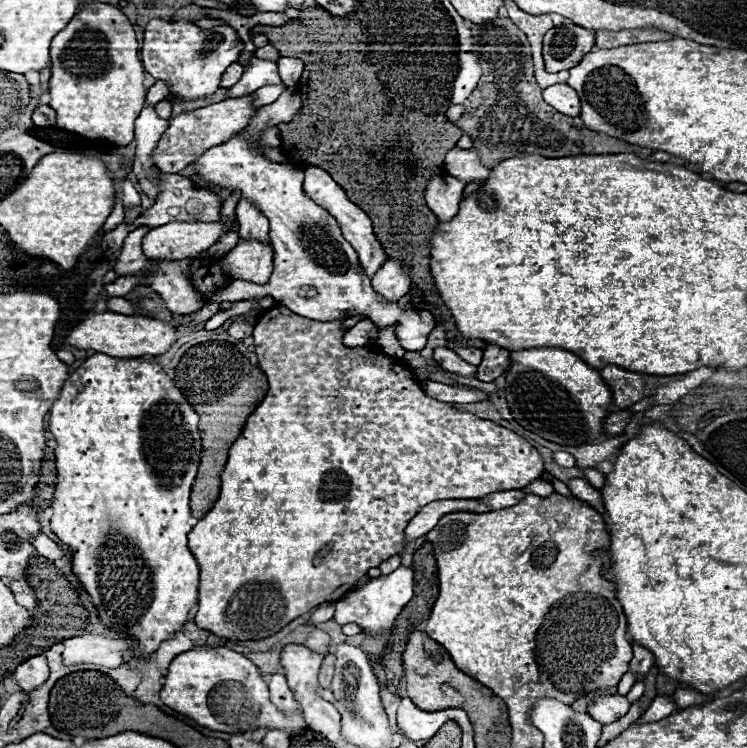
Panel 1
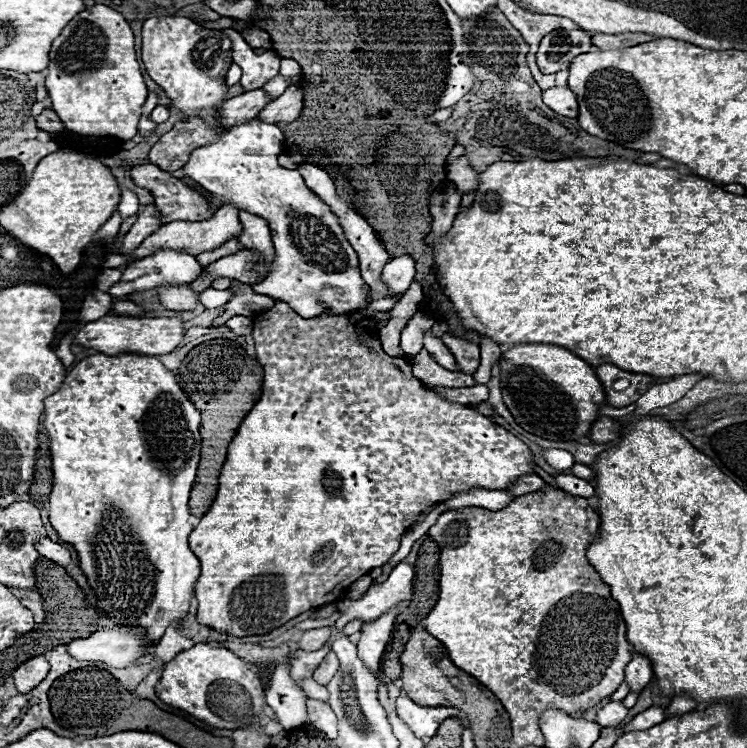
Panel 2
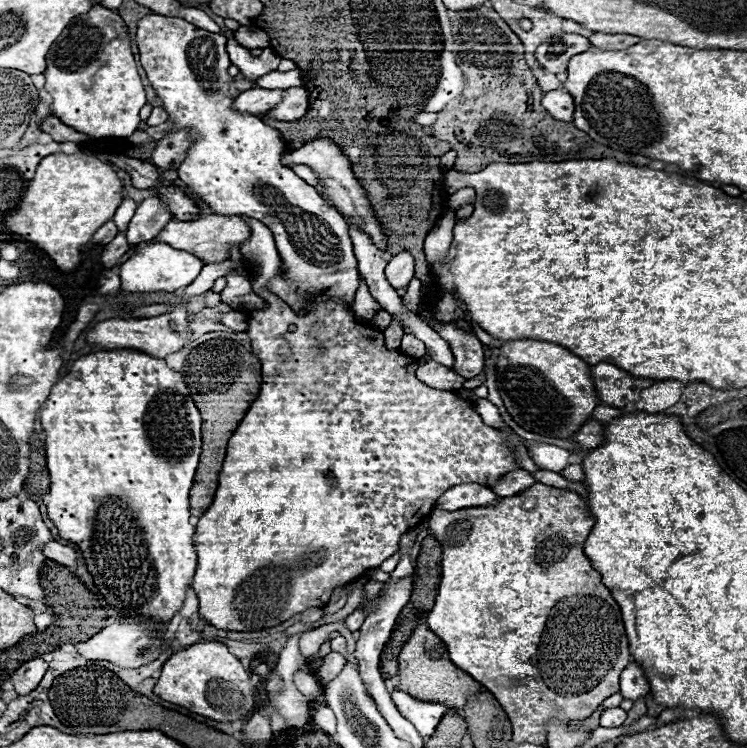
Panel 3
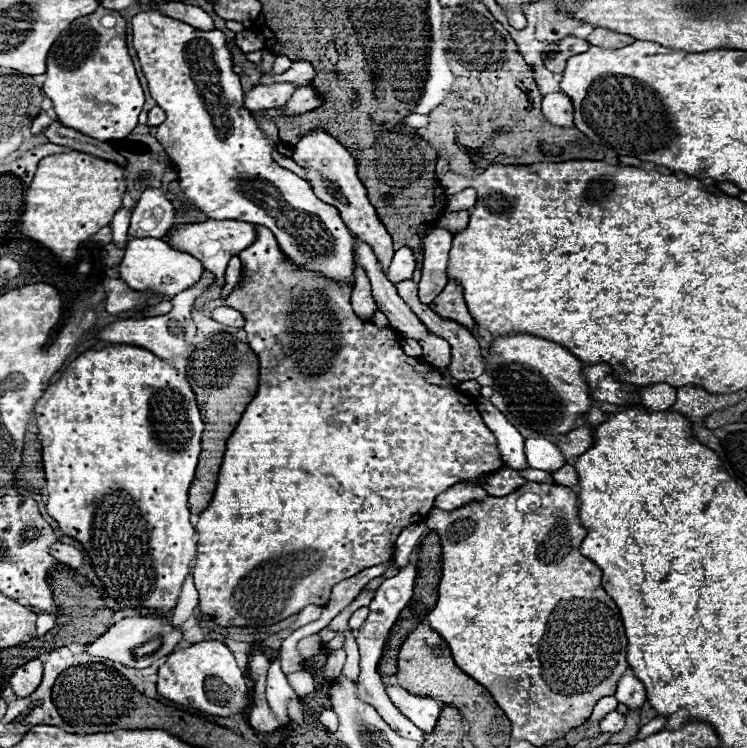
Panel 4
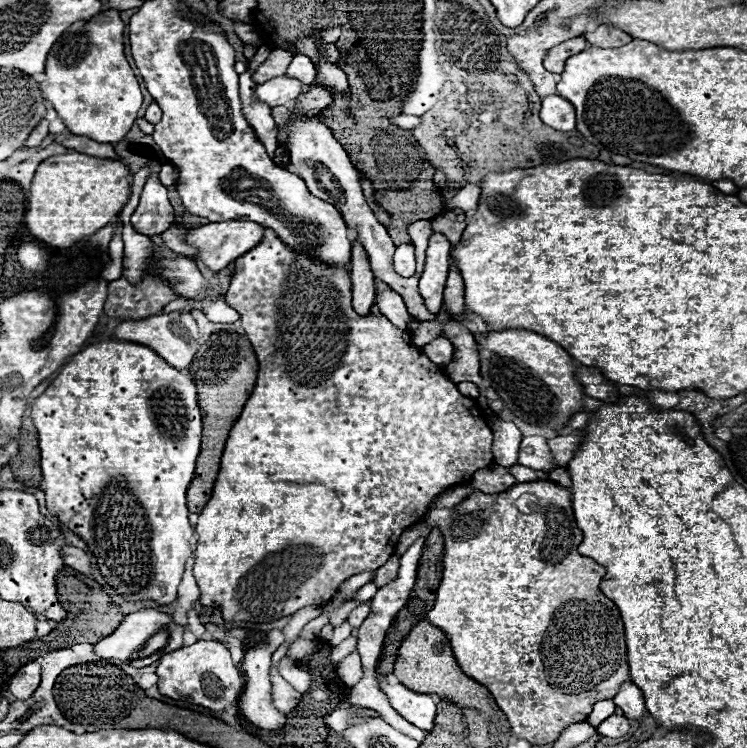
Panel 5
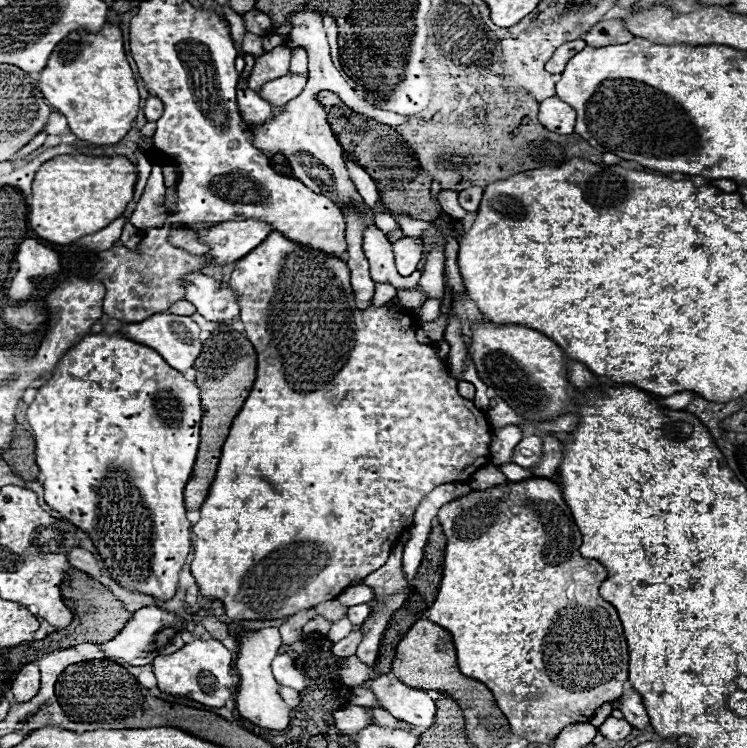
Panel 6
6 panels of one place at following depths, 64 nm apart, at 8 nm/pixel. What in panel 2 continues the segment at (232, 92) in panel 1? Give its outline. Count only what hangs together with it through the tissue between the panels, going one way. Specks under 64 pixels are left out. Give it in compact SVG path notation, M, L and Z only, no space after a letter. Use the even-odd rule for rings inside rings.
M228 28L224 32L230 36L232 46L234 46L232 48L234 62L238 66L242 66L242 78L240 78L242 92L262 88L268 80L272 80L278 74L280 56L274 50L268 50L266 54L258 56L258 54L254 54L254 50L244 42L244 38L236 30Z

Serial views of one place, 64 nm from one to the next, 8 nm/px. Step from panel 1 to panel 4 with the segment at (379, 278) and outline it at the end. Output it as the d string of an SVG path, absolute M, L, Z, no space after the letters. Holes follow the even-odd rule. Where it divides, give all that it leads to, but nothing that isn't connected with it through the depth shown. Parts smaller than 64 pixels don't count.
M400 248L394 252L394 258L390 262L390 268L386 272L388 280L398 284L402 280L410 280L412 278L412 272L414 272L414 254L410 248Z

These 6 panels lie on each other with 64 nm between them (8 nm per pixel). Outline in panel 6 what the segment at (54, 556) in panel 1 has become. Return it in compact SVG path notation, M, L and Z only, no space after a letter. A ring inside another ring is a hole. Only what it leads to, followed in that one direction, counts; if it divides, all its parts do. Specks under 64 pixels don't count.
M74 548L74 550L70 550L68 560L70 560L70 564L72 564L74 568L86 570L86 574L90 574L92 578L96 578L96 576L100 574L100 566L98 566L96 558L94 558L88 550L84 550L84 548Z

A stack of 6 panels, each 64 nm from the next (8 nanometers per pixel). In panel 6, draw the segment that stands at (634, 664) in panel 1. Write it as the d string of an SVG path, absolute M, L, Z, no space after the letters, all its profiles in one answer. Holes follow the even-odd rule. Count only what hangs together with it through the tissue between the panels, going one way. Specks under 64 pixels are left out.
M626 688L624 694L618 698L618 702L620 702L620 710L622 710L626 722L630 722L634 728L640 728L640 730L648 726L648 714L646 714L646 708L642 706L642 700L636 690Z

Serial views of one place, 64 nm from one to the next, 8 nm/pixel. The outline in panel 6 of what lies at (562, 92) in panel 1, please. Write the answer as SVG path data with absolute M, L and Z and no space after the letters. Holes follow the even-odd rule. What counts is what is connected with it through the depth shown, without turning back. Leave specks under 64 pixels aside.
M550 96L540 102L540 122L552 132L558 134L572 134L574 132L574 122L576 122L576 112L570 104L558 100L556 96Z

